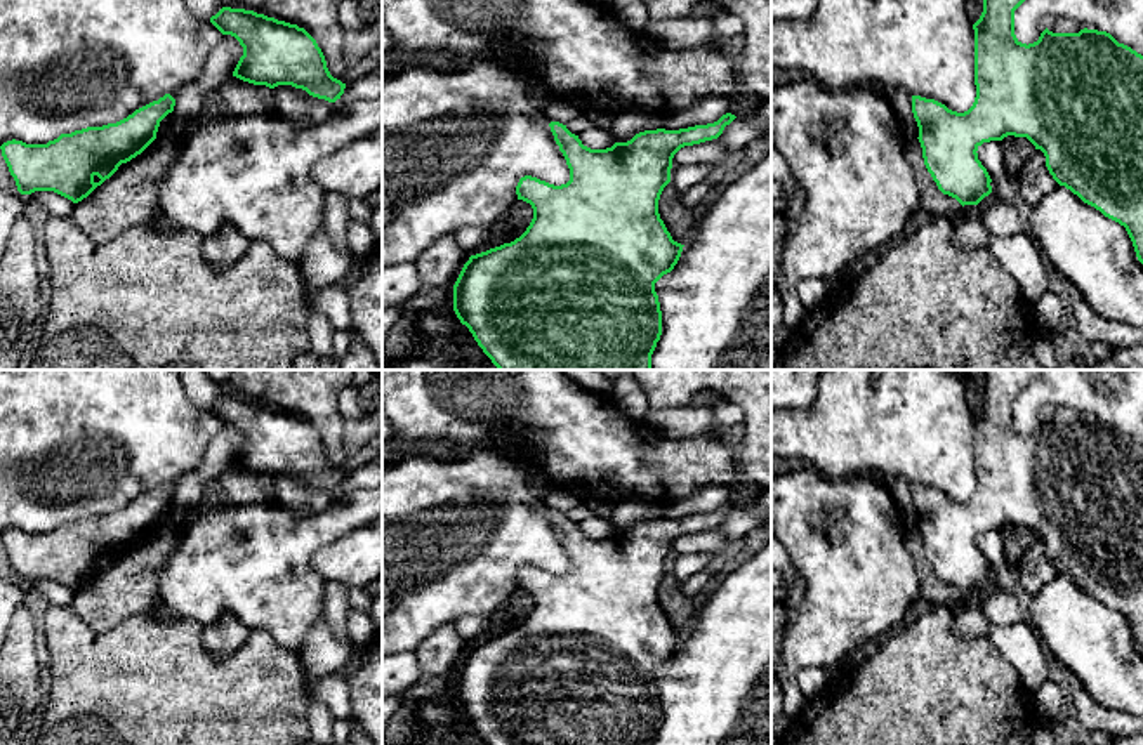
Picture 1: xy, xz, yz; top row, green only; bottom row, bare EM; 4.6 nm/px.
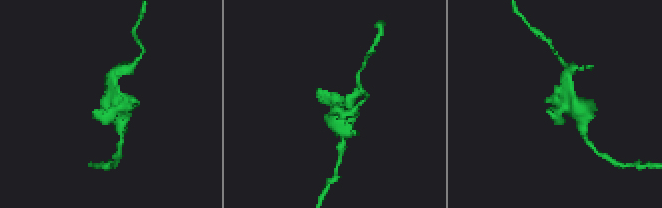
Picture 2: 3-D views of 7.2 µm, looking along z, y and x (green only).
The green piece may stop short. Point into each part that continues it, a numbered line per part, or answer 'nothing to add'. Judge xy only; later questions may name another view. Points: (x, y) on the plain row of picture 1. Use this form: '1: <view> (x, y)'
nothing to add

